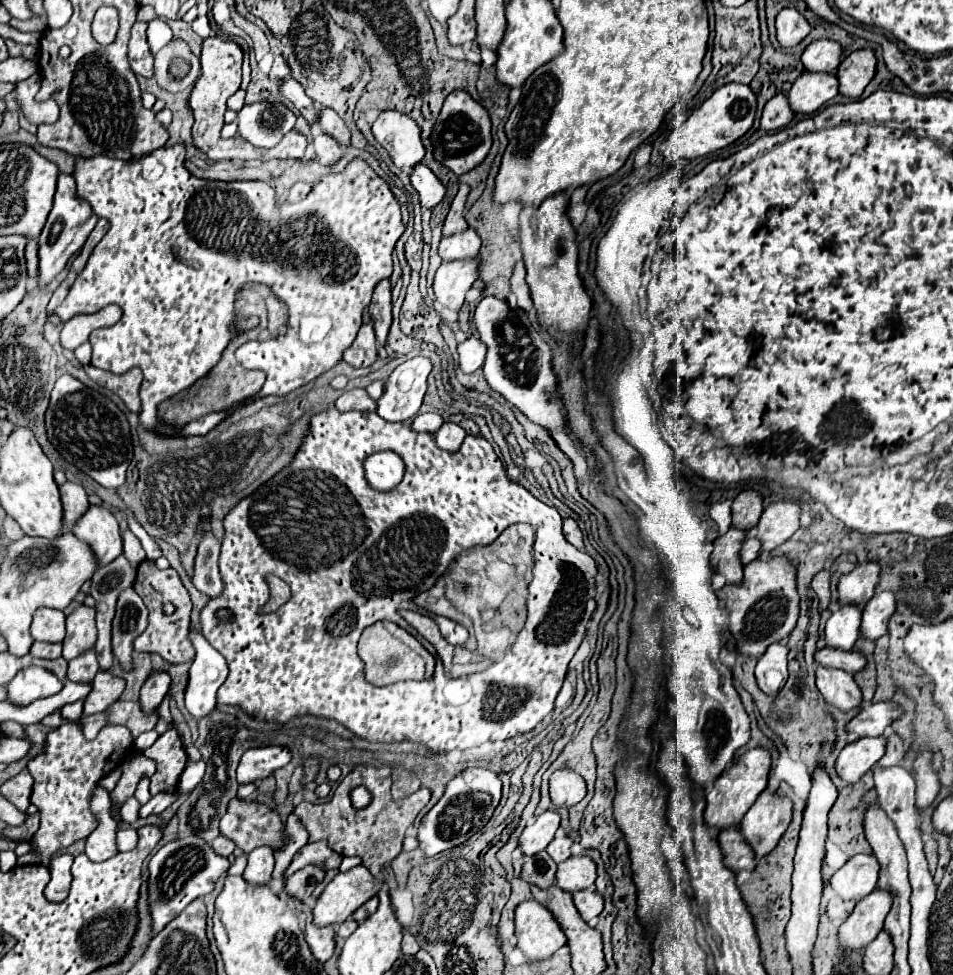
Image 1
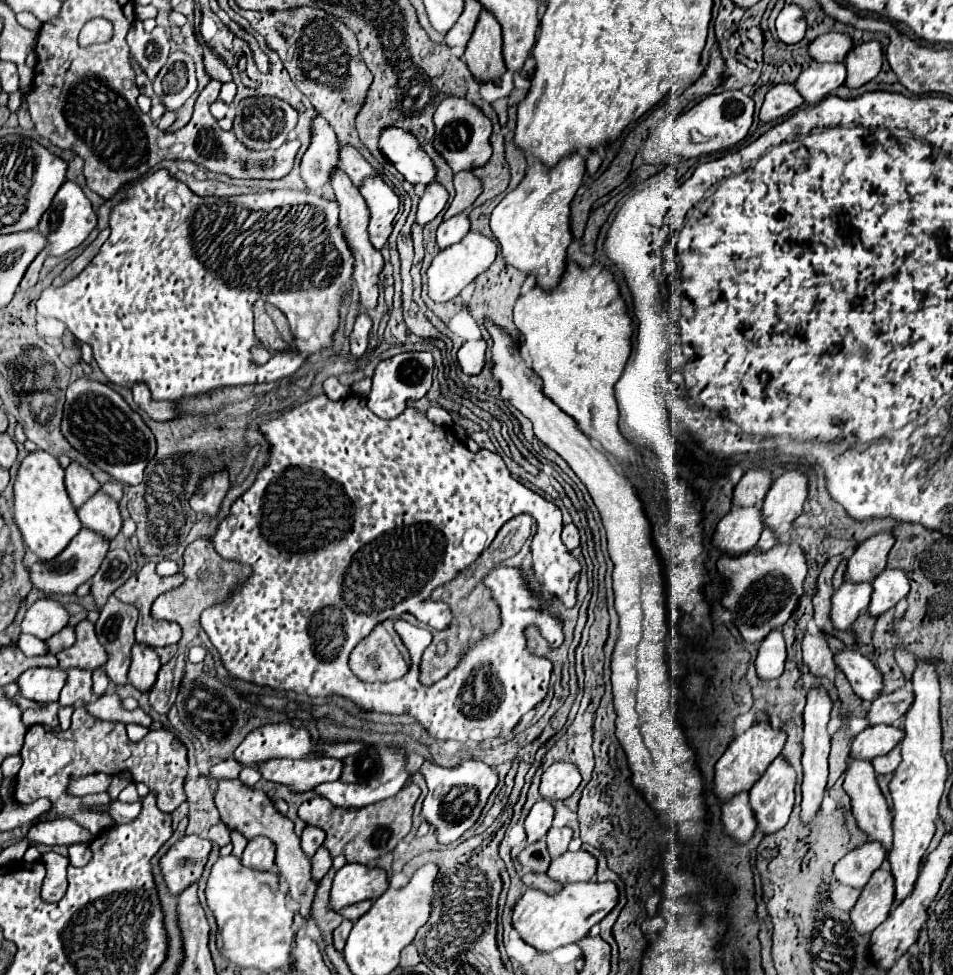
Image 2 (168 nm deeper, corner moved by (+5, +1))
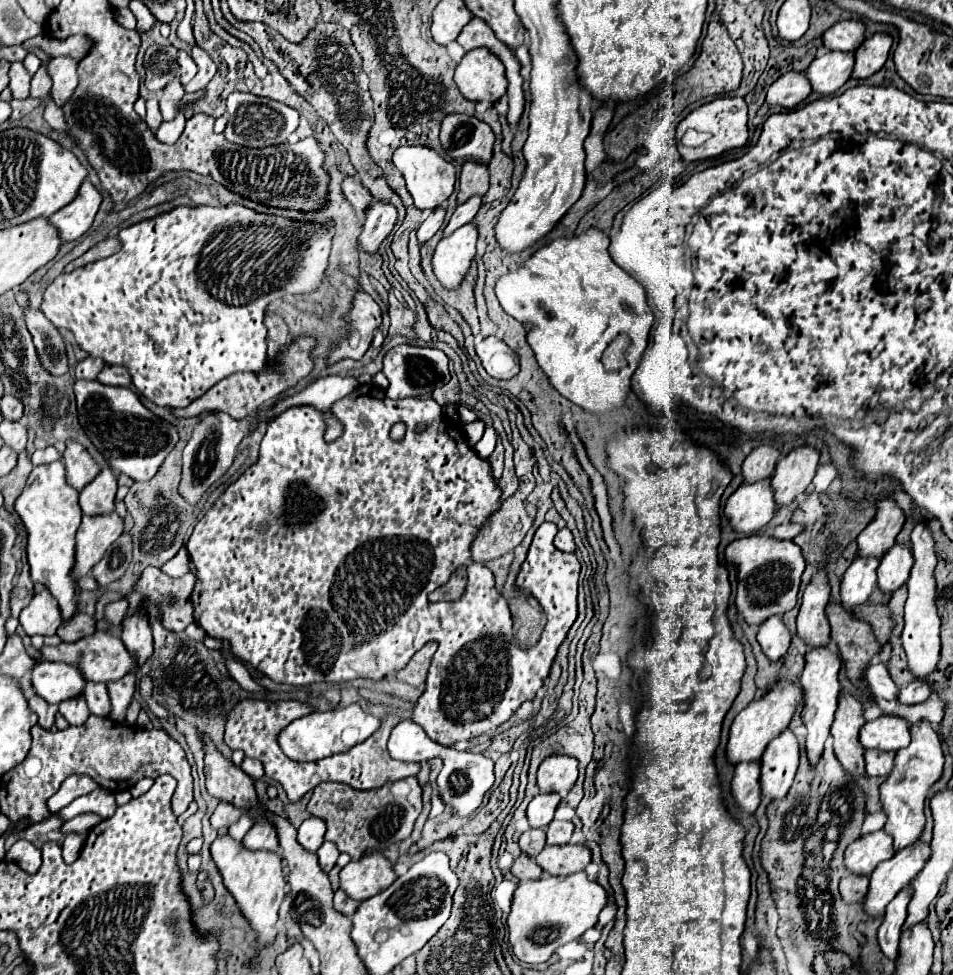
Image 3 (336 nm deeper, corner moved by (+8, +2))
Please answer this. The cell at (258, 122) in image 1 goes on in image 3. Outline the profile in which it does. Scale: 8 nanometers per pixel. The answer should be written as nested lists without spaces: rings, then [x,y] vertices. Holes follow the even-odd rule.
[[[231,92],[227,96],[227,128],[225,128],[225,138],[233,144],[239,146],[247,146],[247,148],[265,148],[265,146],[273,146],[273,144],[283,144],[287,142],[287,136],[291,132],[297,130],[299,126],[299,112],[269,100],[269,98],[261,98],[255,94],[243,94],[243,92]]]

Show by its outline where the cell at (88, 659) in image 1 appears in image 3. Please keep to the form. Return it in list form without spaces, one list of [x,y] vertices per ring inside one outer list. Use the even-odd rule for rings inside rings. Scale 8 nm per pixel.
[[[79,696],[79,700],[65,700],[59,706],[59,712],[71,726],[81,726],[89,718],[89,708],[85,702],[85,696]]]

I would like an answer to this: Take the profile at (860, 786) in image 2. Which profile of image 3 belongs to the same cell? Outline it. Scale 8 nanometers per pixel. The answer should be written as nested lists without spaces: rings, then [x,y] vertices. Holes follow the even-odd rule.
[[[841,690],[837,712],[835,712],[835,722],[831,724],[831,736],[835,740],[833,742],[835,756],[849,774],[855,772],[857,766],[859,770],[863,770],[865,766],[865,760],[863,760],[865,748],[859,742],[859,730],[865,724],[863,710],[865,710],[863,702],[859,702],[849,692]]]

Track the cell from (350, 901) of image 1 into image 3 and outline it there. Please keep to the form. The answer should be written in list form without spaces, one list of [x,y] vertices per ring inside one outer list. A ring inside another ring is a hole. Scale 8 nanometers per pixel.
[[[371,852],[361,856],[359,860],[351,860],[339,876],[341,888],[349,898],[357,902],[383,892],[397,878],[393,864],[379,852]]]

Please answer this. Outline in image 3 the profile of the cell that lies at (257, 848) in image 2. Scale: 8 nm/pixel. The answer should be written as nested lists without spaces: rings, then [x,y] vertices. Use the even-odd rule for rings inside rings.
[[[261,818],[259,822],[255,822],[251,826],[251,830],[247,832],[247,836],[243,838],[243,844],[249,850],[271,850],[271,852],[275,852],[279,842],[277,842],[277,830],[271,824],[271,820]]]

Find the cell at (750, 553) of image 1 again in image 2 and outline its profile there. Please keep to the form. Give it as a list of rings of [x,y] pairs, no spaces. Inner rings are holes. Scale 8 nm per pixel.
[[[764,529],[762,531],[762,535],[760,535],[760,539],[758,539],[758,549],[760,551],[768,551],[770,547],[774,547],[776,545],[776,533],[774,531],[770,531],[770,529]]]

